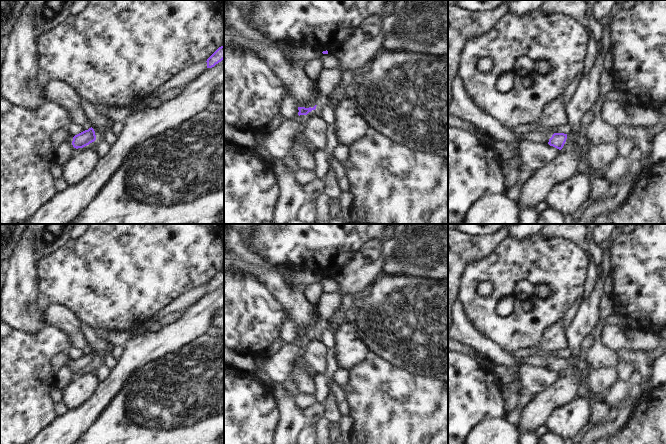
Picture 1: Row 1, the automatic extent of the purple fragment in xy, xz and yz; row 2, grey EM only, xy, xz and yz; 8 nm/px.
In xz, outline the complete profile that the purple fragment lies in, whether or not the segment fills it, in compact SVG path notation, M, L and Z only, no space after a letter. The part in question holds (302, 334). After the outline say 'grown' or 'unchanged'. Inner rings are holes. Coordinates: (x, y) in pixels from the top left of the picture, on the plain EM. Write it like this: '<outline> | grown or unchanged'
M316 330L313 332L298 331L298 342L283 345L277 354L267 358L264 369L273 383L282 383L290 379L296 359L303 355L304 347L307 343L306 339L315 334Z | grown

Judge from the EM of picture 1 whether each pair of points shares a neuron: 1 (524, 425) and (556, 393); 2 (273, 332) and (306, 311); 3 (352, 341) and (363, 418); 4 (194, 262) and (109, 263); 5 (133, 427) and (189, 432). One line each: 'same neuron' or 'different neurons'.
1: same neuron
2: different neurons
3: different neurons
4: same neuron
5: same neuron

